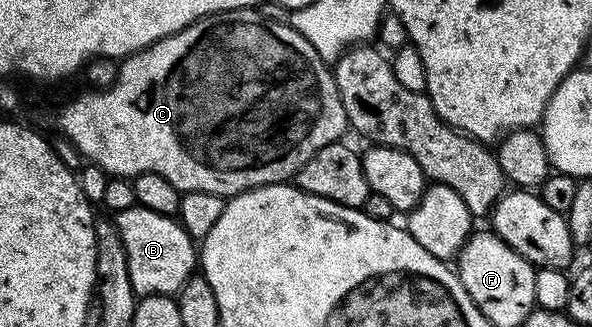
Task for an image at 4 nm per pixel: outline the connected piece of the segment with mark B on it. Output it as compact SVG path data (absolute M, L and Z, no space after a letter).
M133 204L129 209L115 213L115 224L119 239L123 239L123 251L127 251L127 271L138 298L151 295L173 297L180 293L187 279L194 276L198 268L199 249L176 216L168 217L159 211Z

